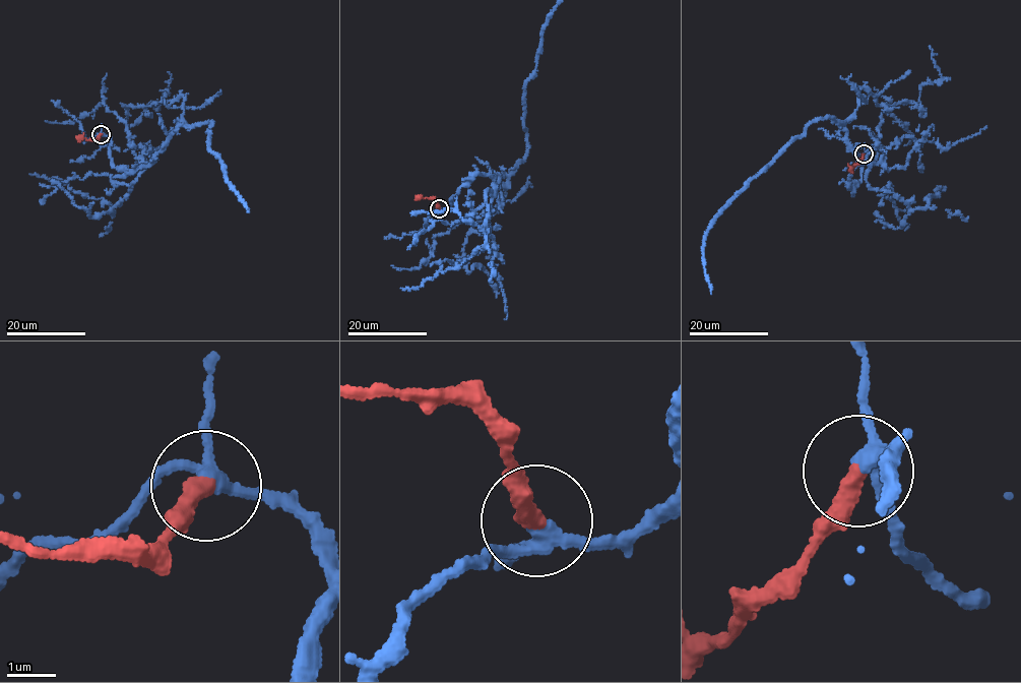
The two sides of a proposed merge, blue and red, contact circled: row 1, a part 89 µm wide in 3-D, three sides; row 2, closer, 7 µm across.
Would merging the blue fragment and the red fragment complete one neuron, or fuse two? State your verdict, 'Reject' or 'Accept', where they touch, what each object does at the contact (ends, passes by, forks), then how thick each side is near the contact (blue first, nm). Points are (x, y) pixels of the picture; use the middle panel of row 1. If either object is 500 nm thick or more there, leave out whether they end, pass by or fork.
Accept. Place: (439, 208). At the ring blue forks. At the ring red ends. Thickness 240 nm (blue) against 380 nm

